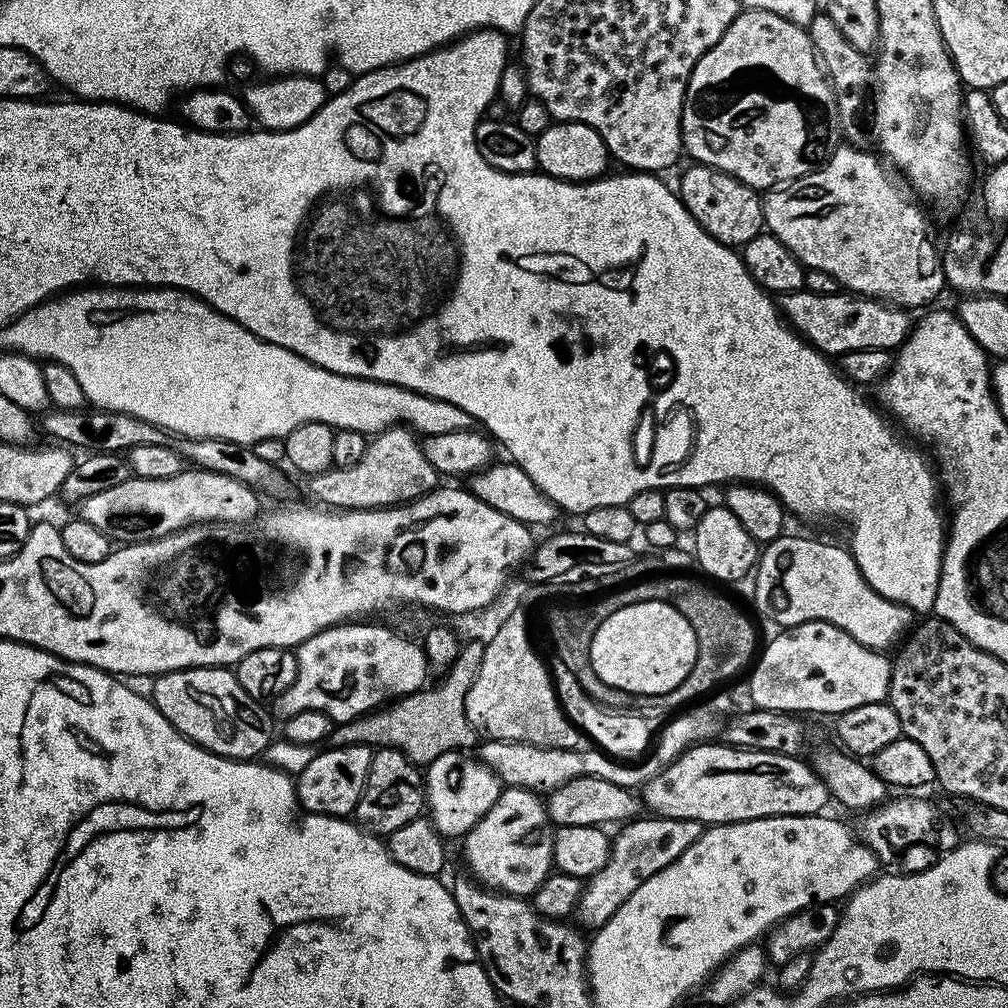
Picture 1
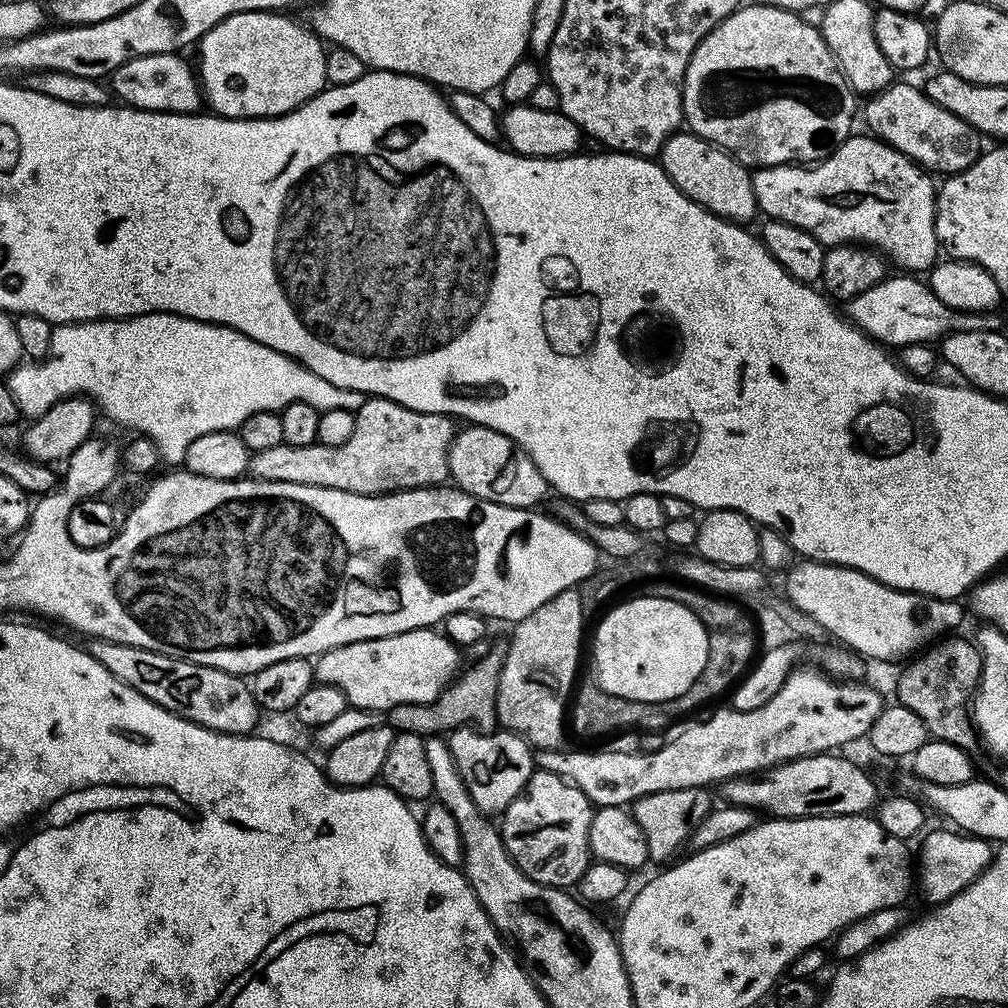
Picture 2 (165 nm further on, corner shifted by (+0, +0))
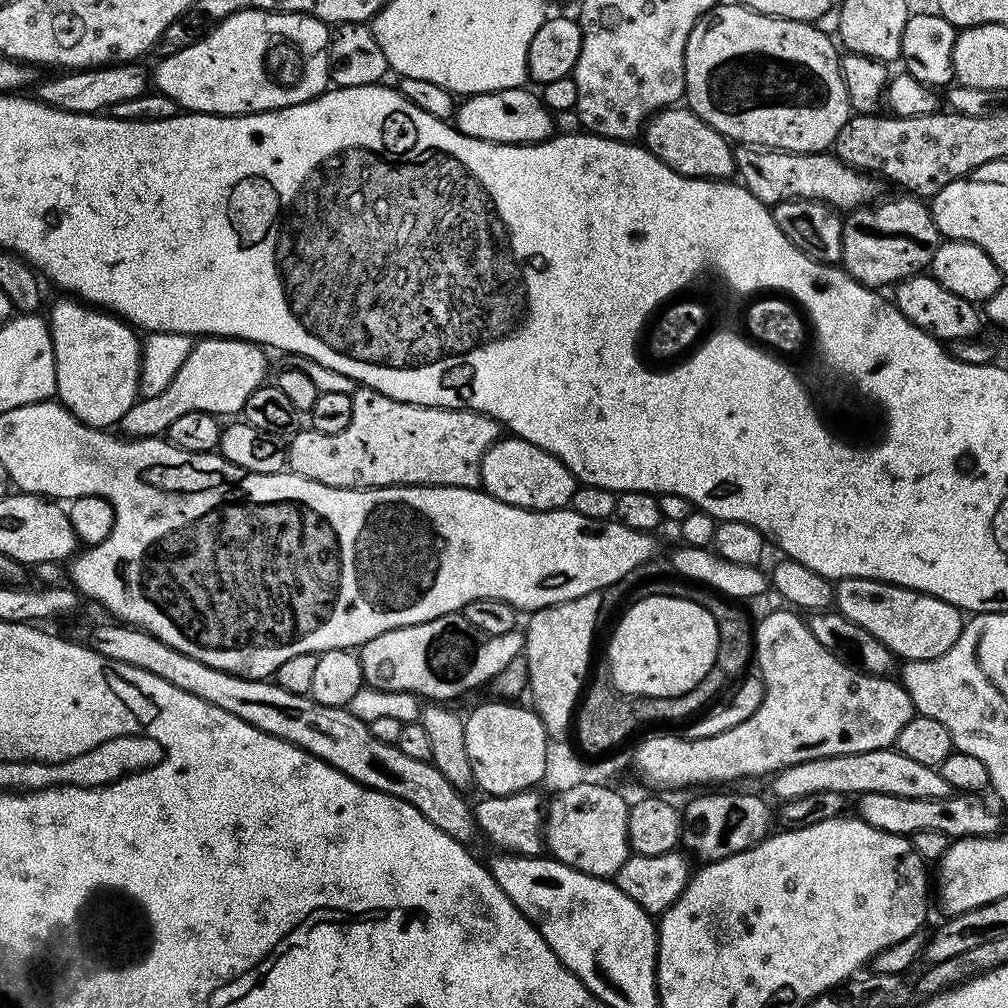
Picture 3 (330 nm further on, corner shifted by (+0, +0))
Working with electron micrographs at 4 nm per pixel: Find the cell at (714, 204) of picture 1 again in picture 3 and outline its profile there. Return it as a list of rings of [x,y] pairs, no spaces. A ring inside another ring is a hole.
[[[687,106],[661,108],[650,117],[642,133],[643,147],[655,154],[670,170],[699,180],[727,180],[735,173],[733,145]]]

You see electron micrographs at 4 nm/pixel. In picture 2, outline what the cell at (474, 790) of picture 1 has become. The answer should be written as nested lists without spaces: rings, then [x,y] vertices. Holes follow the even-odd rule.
[[[472,726],[455,728],[447,737],[462,782],[485,814],[503,814],[524,791],[534,771],[534,752],[528,741],[507,730],[477,730]]]

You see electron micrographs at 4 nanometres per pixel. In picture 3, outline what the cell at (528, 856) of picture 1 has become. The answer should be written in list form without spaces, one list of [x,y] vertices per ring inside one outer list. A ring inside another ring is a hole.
[[[608,784],[571,787],[555,793],[551,799],[546,804],[544,822],[544,843],[551,859],[561,860],[566,866],[585,872],[587,876],[615,877],[616,871],[620,869],[622,862],[626,862],[630,854],[628,847],[629,801],[624,801],[623,794],[615,792]]]

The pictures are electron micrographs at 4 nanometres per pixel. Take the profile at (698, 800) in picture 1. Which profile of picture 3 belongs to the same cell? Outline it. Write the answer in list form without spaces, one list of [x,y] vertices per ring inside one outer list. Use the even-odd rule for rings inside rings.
[[[866,794],[865,796],[859,797],[855,801],[856,804],[856,812],[855,815],[866,821],[870,826],[874,826],[874,830],[878,830],[879,832],[889,832],[890,834],[894,834],[895,836],[907,836],[912,837],[915,832],[921,832],[922,830],[938,830],[938,834],[946,834],[950,838],[959,838],[959,837],[967,837],[967,836],[995,836],[997,833],[1001,831],[1000,827],[1000,816],[995,812],[992,808],[987,808],[986,805],[980,801],[981,797],[976,794],[953,794],[947,796],[946,798],[938,798],[937,800],[931,800],[930,798],[898,798],[894,794]]]

